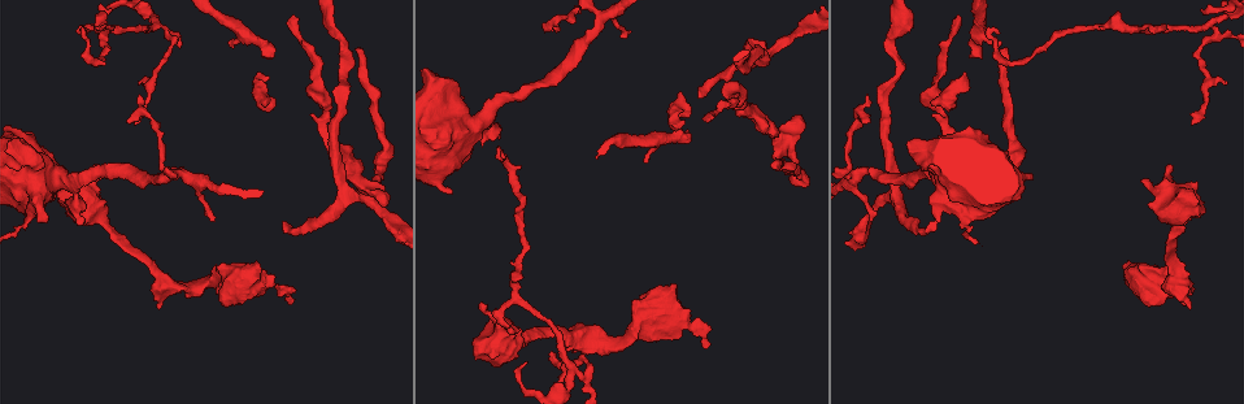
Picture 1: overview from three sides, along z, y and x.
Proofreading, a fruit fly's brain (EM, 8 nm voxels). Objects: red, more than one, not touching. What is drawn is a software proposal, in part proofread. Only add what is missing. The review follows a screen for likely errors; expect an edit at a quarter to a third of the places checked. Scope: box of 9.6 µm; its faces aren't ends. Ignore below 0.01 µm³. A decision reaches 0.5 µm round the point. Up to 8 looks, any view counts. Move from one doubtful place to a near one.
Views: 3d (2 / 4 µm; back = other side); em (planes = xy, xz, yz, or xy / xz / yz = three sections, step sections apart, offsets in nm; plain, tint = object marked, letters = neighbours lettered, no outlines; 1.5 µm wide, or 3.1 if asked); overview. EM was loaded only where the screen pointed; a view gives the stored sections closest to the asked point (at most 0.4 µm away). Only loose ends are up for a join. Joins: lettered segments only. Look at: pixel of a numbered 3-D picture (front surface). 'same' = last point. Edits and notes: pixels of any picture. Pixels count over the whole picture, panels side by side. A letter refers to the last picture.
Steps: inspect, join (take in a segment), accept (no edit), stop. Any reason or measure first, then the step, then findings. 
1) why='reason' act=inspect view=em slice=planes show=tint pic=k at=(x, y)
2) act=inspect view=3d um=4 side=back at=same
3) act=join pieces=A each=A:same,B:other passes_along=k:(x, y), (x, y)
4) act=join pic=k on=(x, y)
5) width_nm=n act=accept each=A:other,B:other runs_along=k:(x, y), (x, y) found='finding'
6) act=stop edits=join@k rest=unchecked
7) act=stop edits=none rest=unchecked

act=inspect view=3d um=4 pic=1 at=(1000, 49)

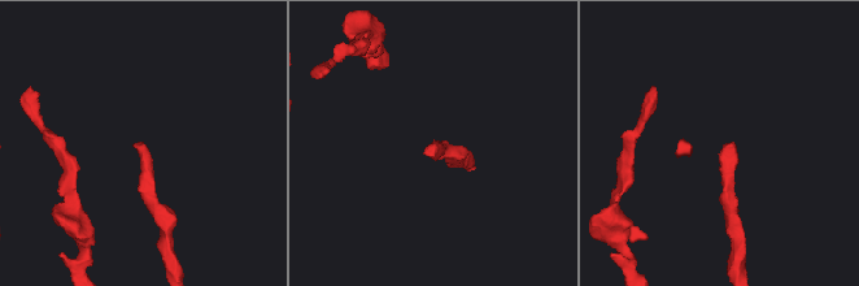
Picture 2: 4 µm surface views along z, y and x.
act=inspect view=em slice=xz step=8 show=tint pic=2 at=(731, 144)

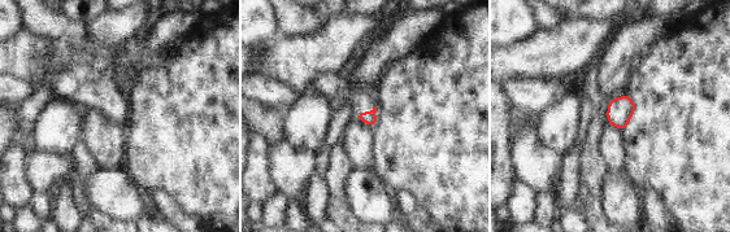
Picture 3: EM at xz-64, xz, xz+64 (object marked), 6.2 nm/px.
act=inspect view=em slice=yz step=8 show=letters at=same

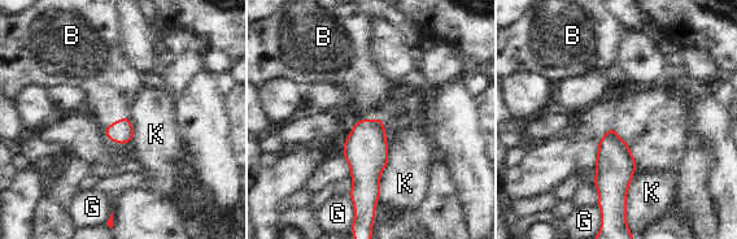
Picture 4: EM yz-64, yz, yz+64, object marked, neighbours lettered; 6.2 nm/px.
act=join pieces=B each=B:same,G:other,K:other found='it goes on there'

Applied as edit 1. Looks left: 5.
why='see it whole again' act=inspect view=overview

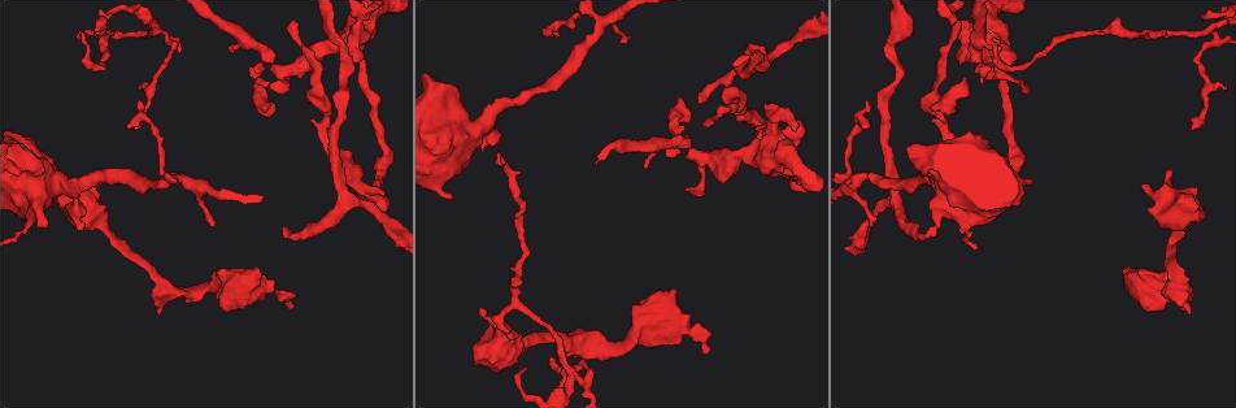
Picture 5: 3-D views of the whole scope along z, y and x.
why='an open end' act=inspect view=3d um=2 pic=5 at=(990, 32)

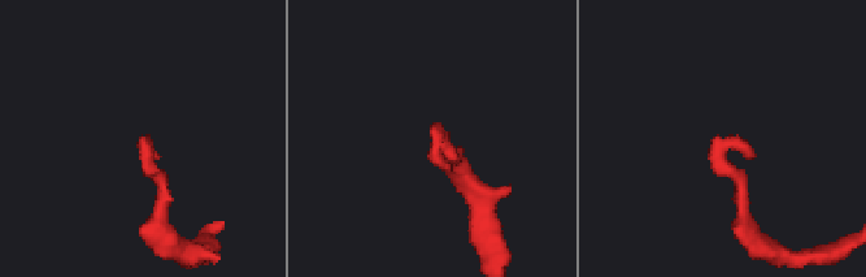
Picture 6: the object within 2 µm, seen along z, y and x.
why='shape alone is not enough' act=inspect view=em slice=xz step=4 show=tint pic=6 at=(435, 139)

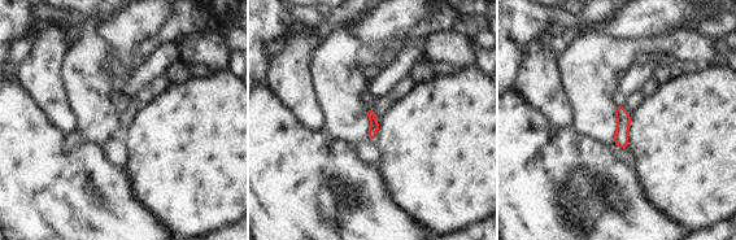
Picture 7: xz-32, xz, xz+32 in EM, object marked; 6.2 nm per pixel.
act=inspect view=em slice=xz step=4 show=letters at=same

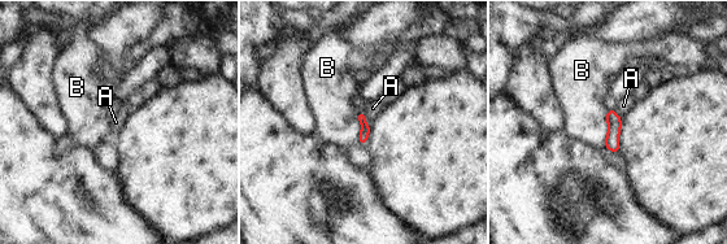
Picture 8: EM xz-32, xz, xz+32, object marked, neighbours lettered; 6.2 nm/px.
act=accept each=A:other,B:other border=8:(608, 110), (608, 134), (603, 144) found='none of them fits'

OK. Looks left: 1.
act=stop edits=join@4 rest=unchecked

